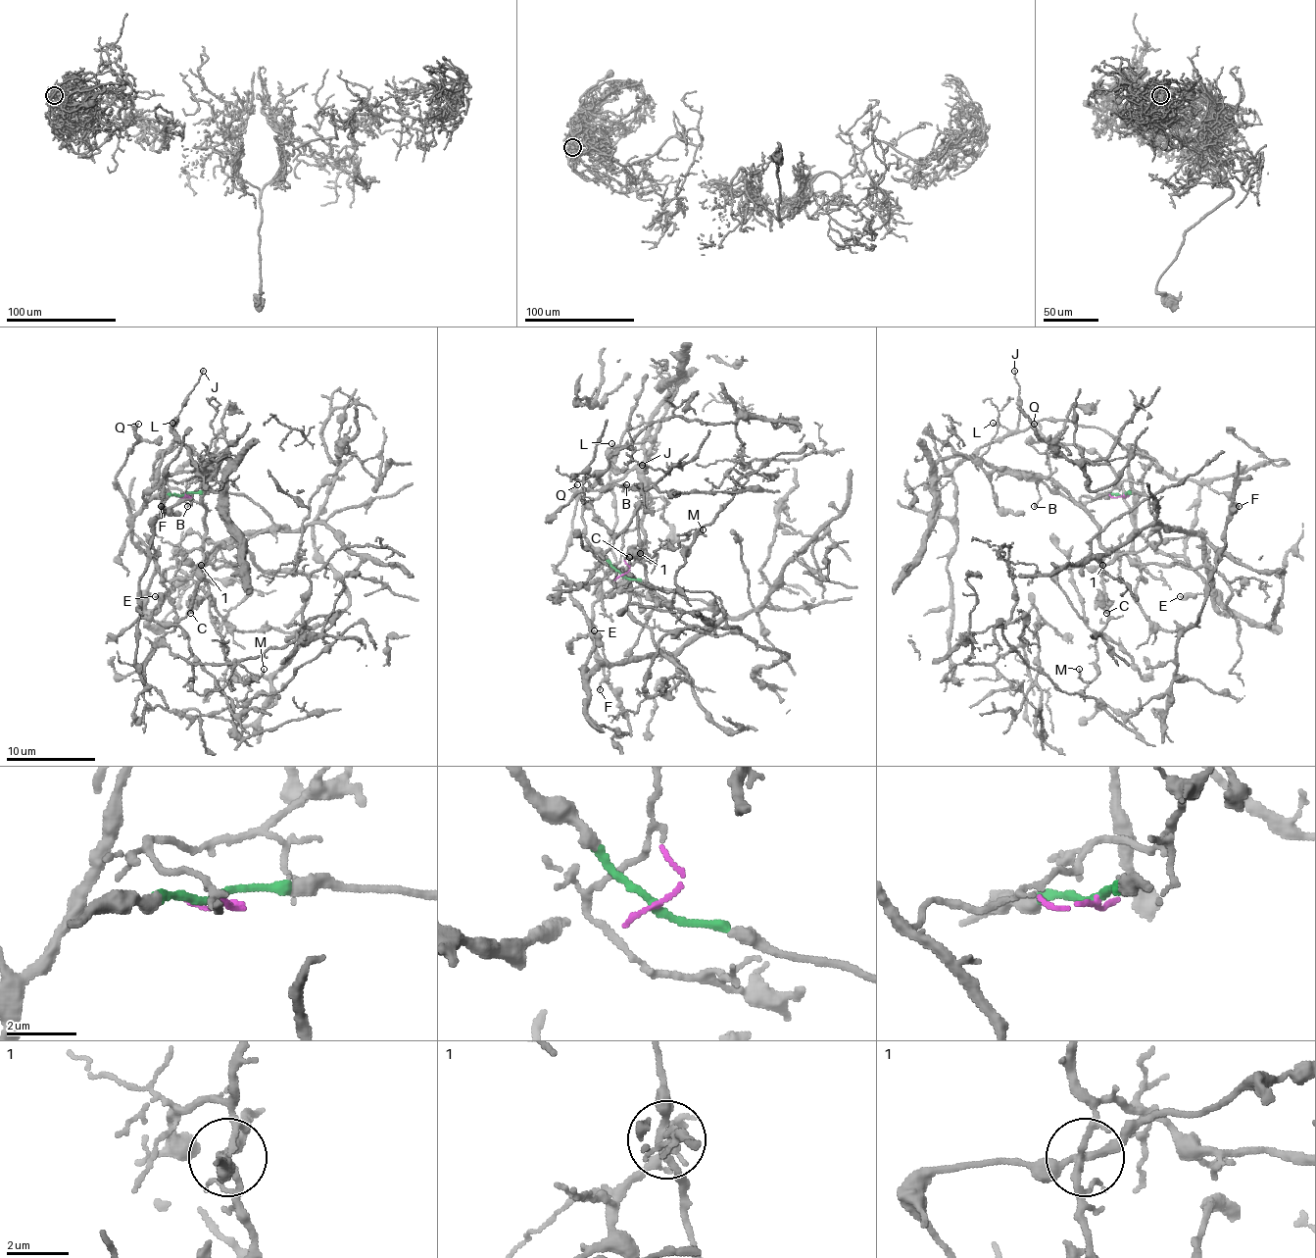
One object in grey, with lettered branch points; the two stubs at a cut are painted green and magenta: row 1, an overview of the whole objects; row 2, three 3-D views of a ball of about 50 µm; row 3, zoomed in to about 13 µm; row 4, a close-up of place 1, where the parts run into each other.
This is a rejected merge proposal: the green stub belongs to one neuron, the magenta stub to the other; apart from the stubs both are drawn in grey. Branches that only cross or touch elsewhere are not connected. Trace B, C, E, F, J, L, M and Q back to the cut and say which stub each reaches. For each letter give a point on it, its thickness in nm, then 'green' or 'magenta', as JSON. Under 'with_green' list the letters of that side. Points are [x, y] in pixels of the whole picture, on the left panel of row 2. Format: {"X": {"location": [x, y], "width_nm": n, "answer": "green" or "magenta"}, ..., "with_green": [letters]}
{"B": {"location": [187, 506], "width_nm": 110, "answer": "magenta"}, "C": {"location": [190, 613], "width_nm": 200, "answer": "magenta"}, "E": {"location": [155, 596], "width_nm": 300, "answer": "green"}, "F": {"location": [161, 506], "width_nm": 140, "answer": "green"}, "J": {"location": [203, 371], "width_nm": 100, "answer": "green"}, "L": {"location": [172, 423], "width_nm": 120, "answer": "green"}, "M": {"location": [264, 669], "width_nm": 110, "answer": "magenta"}, "Q": {"location": [138, 424], "width_nm": 120, "answer": "green"}, "with_green": ["E", "F", "J", "L", "Q"]}

